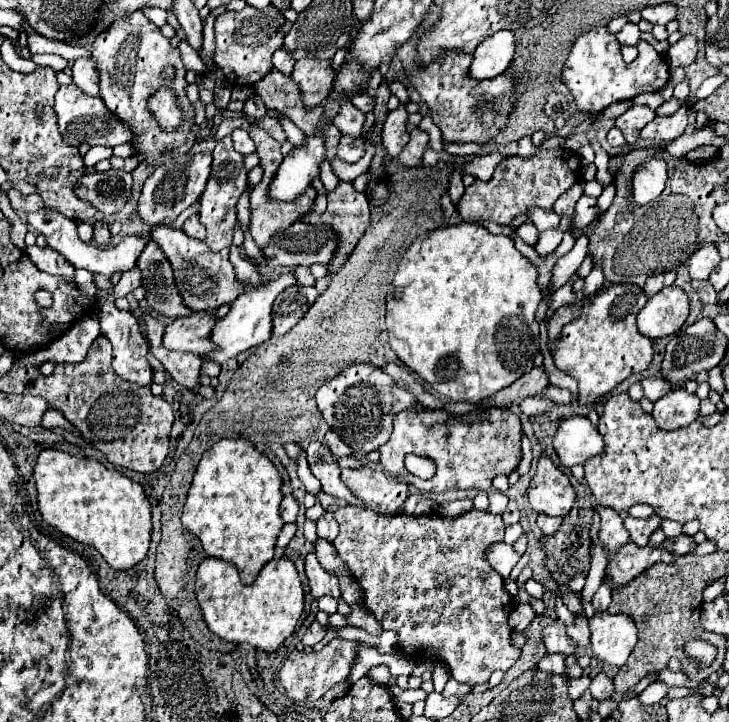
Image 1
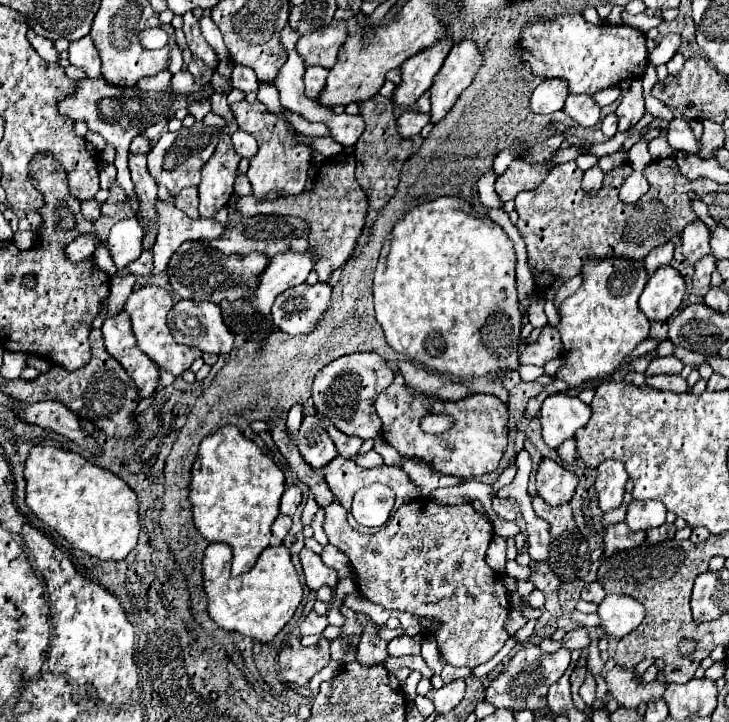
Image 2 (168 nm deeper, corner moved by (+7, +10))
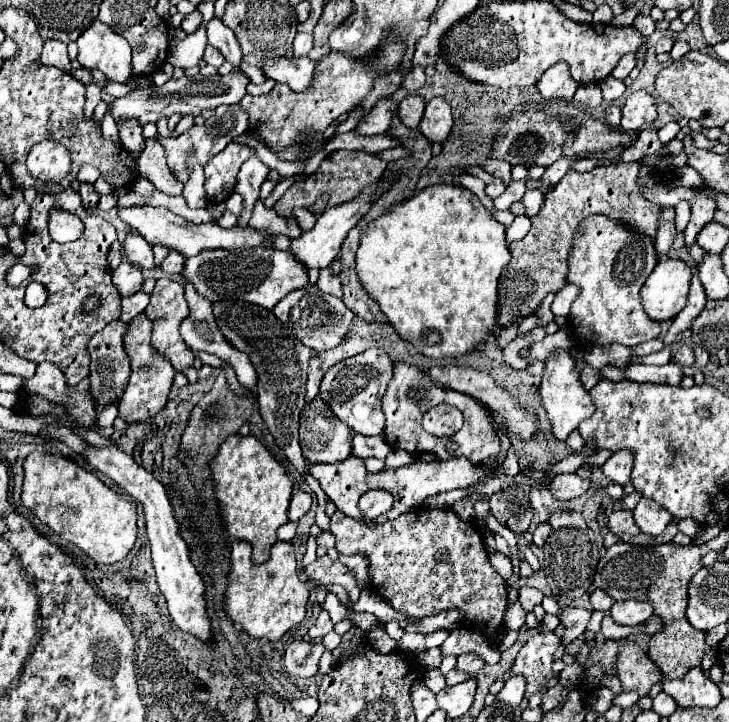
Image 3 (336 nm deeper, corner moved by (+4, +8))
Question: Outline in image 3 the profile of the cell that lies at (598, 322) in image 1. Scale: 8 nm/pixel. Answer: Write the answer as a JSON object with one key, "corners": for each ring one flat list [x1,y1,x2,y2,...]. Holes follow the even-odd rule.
{"corners":[[593,214,585,218,573,236,567,272,567,282,579,288,579,296,567,318,576,337,592,344,617,342,627,348,659,338,661,326,645,314,639,296,657,260,655,242,647,234,607,216]]}

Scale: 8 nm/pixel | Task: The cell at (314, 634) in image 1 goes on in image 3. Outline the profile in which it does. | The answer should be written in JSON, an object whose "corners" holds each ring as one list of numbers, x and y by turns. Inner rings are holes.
{"corners":[[321,610,317,622,315,622,315,624,311,626,311,630,309,630,309,636,311,636,311,638,321,638,321,636,325,636,325,634,331,632,331,630,333,630,331,618,329,618,327,610]]}

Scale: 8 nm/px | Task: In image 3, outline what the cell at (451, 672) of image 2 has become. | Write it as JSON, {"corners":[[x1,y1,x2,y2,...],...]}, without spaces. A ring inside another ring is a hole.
{"corners":[[469,652,469,654,461,654,459,658,457,658,457,670,463,670,463,672,467,672,467,674,475,674,475,672,479,672,481,668,483,668,483,660,481,660,481,656,477,656,477,654,473,654,473,652]]}

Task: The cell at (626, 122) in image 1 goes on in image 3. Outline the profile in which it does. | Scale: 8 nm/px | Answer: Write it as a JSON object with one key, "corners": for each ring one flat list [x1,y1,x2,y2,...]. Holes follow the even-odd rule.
{"corners":[[637,90,633,92,625,106,623,106,623,118,621,118,621,128,623,130,633,130,639,132,645,126,653,124,657,118,657,104,655,98,651,94,647,94,645,90]]}

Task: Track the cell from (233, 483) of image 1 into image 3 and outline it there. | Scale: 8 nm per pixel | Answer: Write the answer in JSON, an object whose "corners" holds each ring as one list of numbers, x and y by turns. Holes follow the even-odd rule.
{"corners":[[233,434,221,444,219,454,211,462,211,472,215,478,215,498,227,520,229,536,253,544,253,564,267,562,269,550,277,542,277,528,289,522,287,508,291,502,293,482,285,468,255,436]]}

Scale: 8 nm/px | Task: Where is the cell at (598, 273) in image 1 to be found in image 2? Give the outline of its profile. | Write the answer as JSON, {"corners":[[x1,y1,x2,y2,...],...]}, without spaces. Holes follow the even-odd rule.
{"corners":[[578,274,578,276,574,276,574,278,570,278,568,282,564,282,560,288,558,288,558,292,556,292,556,306,564,300,564,298,568,298,568,296,572,296,578,288,580,288,580,284,582,284,582,276]]}

